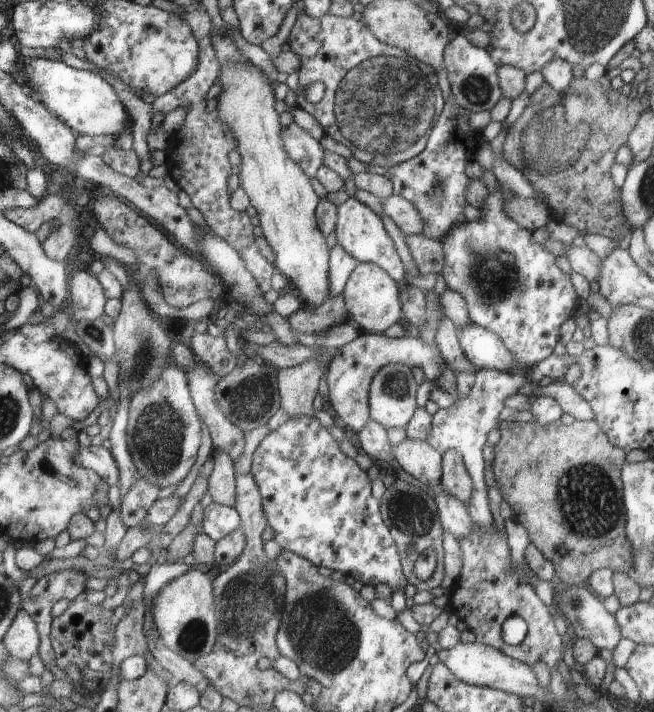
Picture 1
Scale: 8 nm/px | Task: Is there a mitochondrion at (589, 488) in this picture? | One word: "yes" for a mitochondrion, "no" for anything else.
yes

